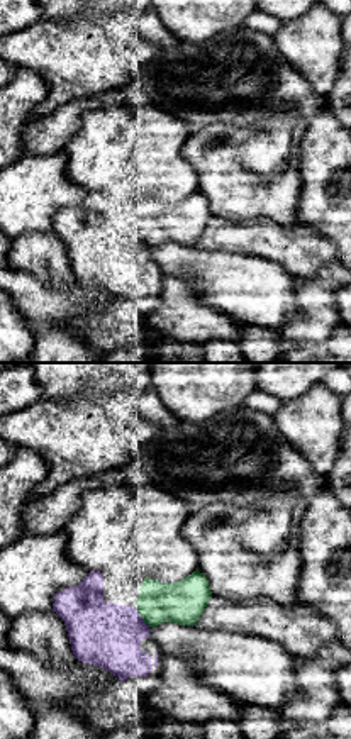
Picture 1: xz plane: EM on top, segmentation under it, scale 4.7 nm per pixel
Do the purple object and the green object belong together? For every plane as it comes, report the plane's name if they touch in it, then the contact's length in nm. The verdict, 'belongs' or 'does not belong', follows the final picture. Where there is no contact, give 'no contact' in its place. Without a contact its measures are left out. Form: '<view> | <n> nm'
xz | 120 nm

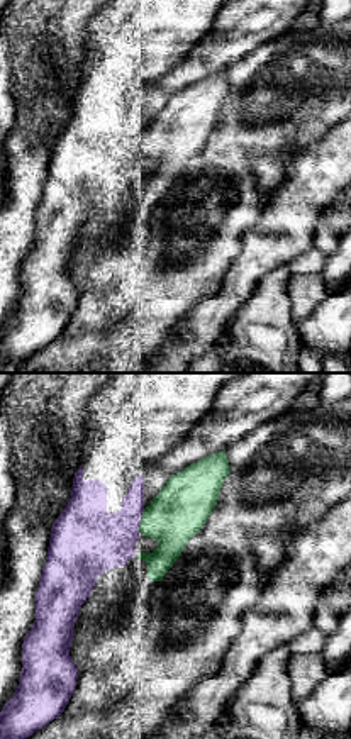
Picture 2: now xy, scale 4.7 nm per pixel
xy | 110 nm

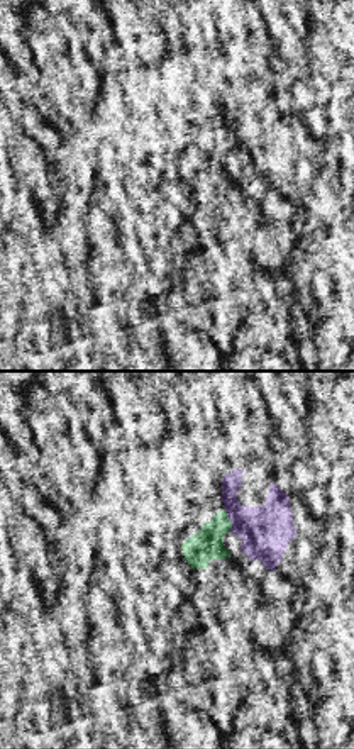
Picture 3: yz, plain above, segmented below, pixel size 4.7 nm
yz | 100 nm

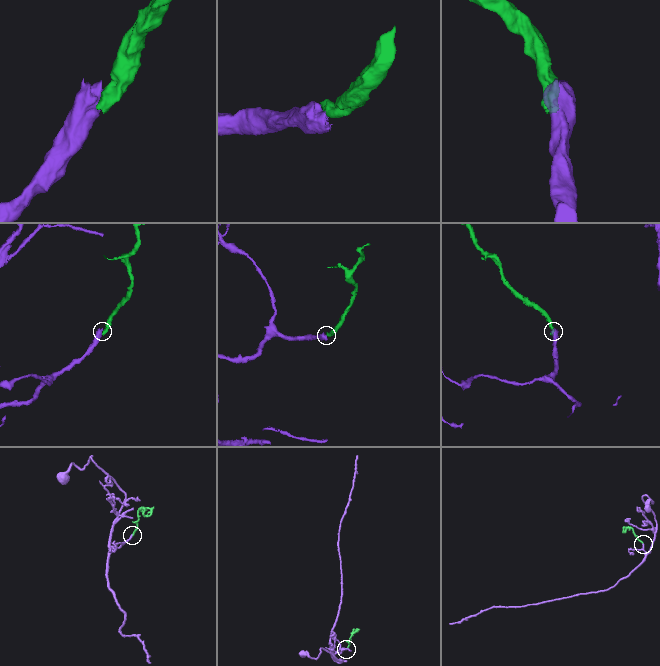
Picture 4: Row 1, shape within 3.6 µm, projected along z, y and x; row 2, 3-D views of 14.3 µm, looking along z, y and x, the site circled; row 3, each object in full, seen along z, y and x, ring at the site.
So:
belongs

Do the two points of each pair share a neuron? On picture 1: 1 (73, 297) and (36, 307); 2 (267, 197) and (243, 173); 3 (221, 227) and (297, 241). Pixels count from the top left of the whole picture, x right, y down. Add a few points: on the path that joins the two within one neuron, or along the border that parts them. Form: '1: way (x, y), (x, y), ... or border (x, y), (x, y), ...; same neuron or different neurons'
1: way (65, 304), (44, 304); same neuron
2: way (261, 192), (248, 178); same neuron
3: way (239, 236), (278, 241); same neuron

